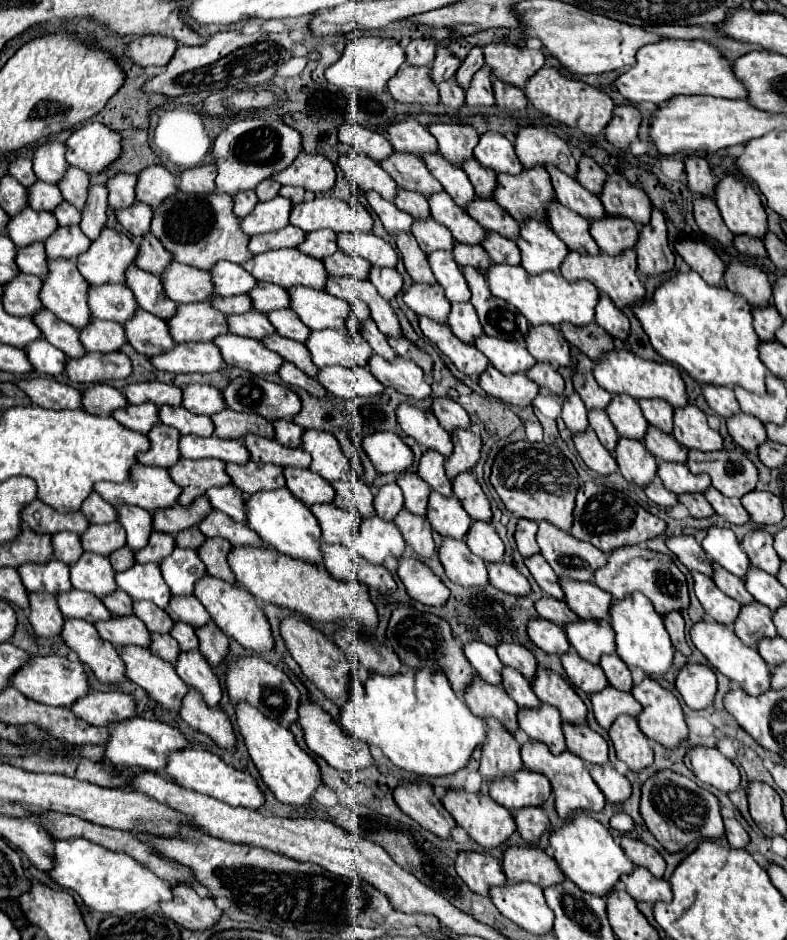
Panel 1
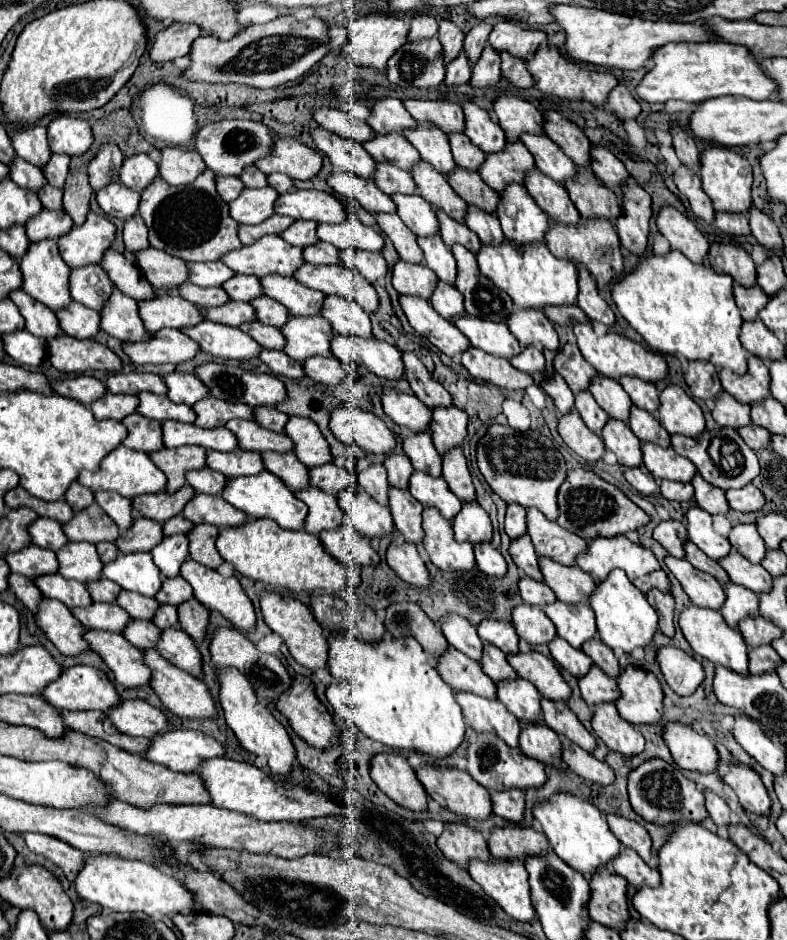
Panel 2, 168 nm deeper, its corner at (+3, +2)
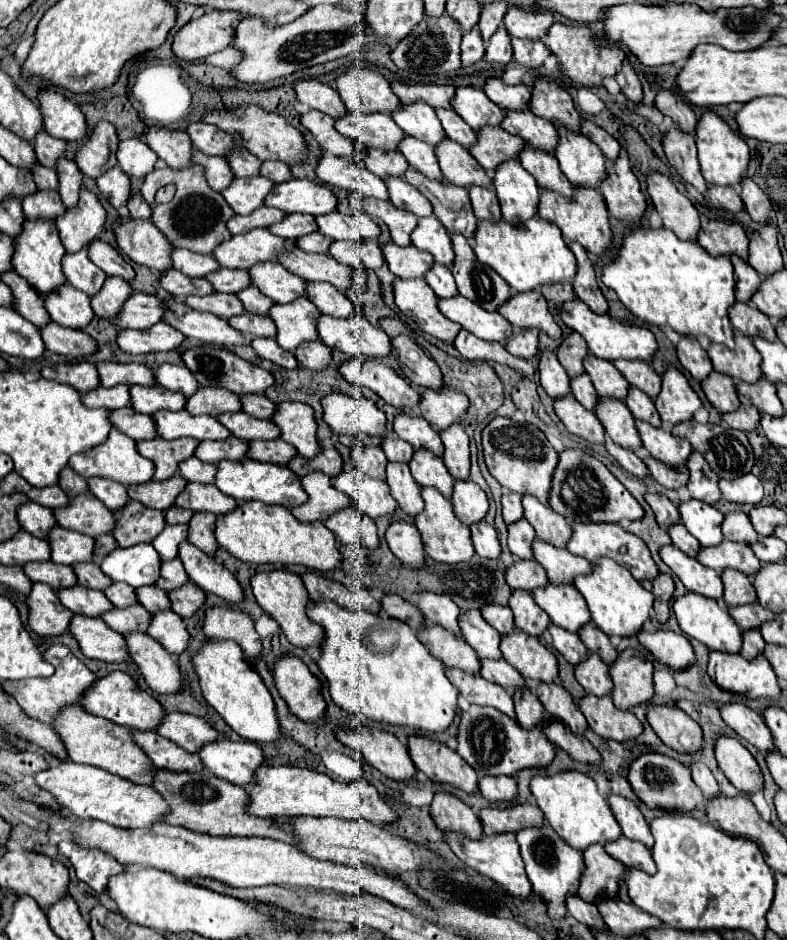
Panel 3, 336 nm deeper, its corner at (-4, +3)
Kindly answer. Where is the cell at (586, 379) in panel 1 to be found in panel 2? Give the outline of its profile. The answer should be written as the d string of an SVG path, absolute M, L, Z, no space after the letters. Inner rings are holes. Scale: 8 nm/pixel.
M570 342L554 358L554 368L568 382L574 394L588 390L588 386L592 384L592 378L596 376L596 370L582 358L578 346Z

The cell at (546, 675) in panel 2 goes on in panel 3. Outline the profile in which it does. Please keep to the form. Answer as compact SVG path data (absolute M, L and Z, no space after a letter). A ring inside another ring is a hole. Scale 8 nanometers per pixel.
M515 629L507 635L501 635L499 649L503 659L507 659L507 663L523 673L523 677L543 683L553 683L557 679L557 659L545 645L539 643L537 637Z

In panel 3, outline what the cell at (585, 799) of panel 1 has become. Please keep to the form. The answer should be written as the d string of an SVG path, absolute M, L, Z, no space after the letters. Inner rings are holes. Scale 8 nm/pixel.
M527 689L527 693L515 693L513 705L515 705L515 715L521 727L531 729L533 725L541 725L539 721L543 721L545 709L531 689Z

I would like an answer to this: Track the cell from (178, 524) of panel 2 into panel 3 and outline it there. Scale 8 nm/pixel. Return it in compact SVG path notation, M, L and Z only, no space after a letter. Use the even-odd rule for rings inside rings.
M171 505L171 507L165 511L165 521L167 521L169 525L173 525L173 523L189 523L191 515L193 515L193 511L181 509L181 507L177 507L177 505Z

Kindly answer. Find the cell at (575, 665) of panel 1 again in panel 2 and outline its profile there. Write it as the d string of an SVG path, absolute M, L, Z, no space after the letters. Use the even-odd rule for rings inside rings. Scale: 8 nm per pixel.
M556 638L552 640L552 644L548 644L550 648L550 654L552 658L564 668L568 670L572 676L576 678L582 678L584 674L588 674L588 670L592 668L592 660L582 652L582 650L576 650L572 648L566 640L562 638Z

